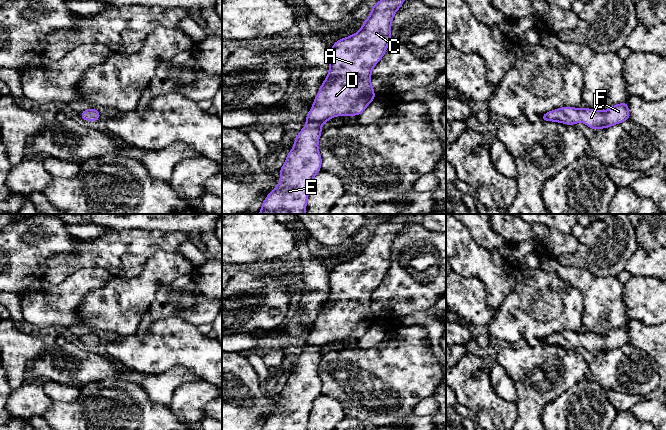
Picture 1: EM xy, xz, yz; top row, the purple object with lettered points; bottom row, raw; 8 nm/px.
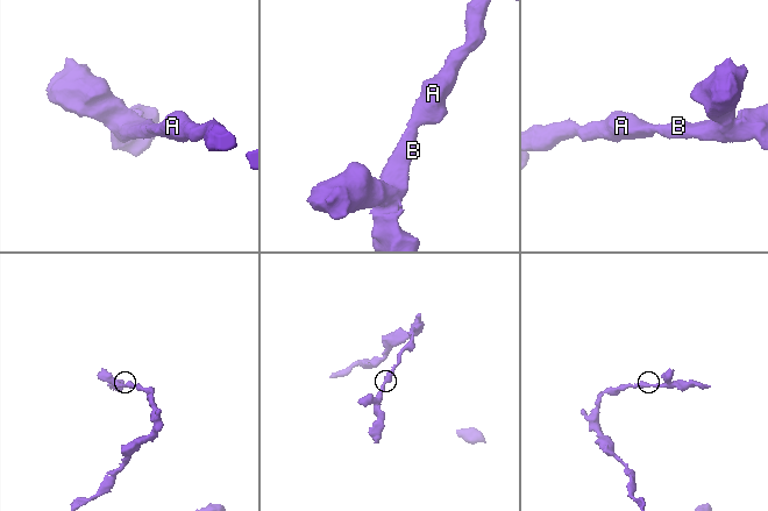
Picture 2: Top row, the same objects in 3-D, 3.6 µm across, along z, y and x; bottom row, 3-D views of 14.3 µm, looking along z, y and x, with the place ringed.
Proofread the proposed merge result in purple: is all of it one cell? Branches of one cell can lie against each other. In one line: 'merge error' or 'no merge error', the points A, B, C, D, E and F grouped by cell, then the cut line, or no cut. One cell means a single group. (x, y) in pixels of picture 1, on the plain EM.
no merge error; groups A B C D E F; cut none

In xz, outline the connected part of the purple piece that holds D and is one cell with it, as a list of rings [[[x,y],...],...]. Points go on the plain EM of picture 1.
[[[391,214],[386,222],[372,229],[369,241],[359,256],[336,265],[329,278],[329,297],[314,323],[312,332],[305,341],[306,349],[294,364],[294,370],[288,376],[284,389],[280,392],[280,405],[267,419],[262,430],[306,430],[309,413],[314,400],[321,395],[322,382],[318,374],[318,365],[322,347],[336,340],[358,340],[376,321],[371,309],[373,291],[384,280],[390,263],[391,248],[397,234],[409,217],[415,214]]]

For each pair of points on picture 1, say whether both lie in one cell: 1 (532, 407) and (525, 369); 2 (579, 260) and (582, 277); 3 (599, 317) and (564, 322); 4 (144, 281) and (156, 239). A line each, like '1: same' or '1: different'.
1: same
2: different
3: different
4: different

